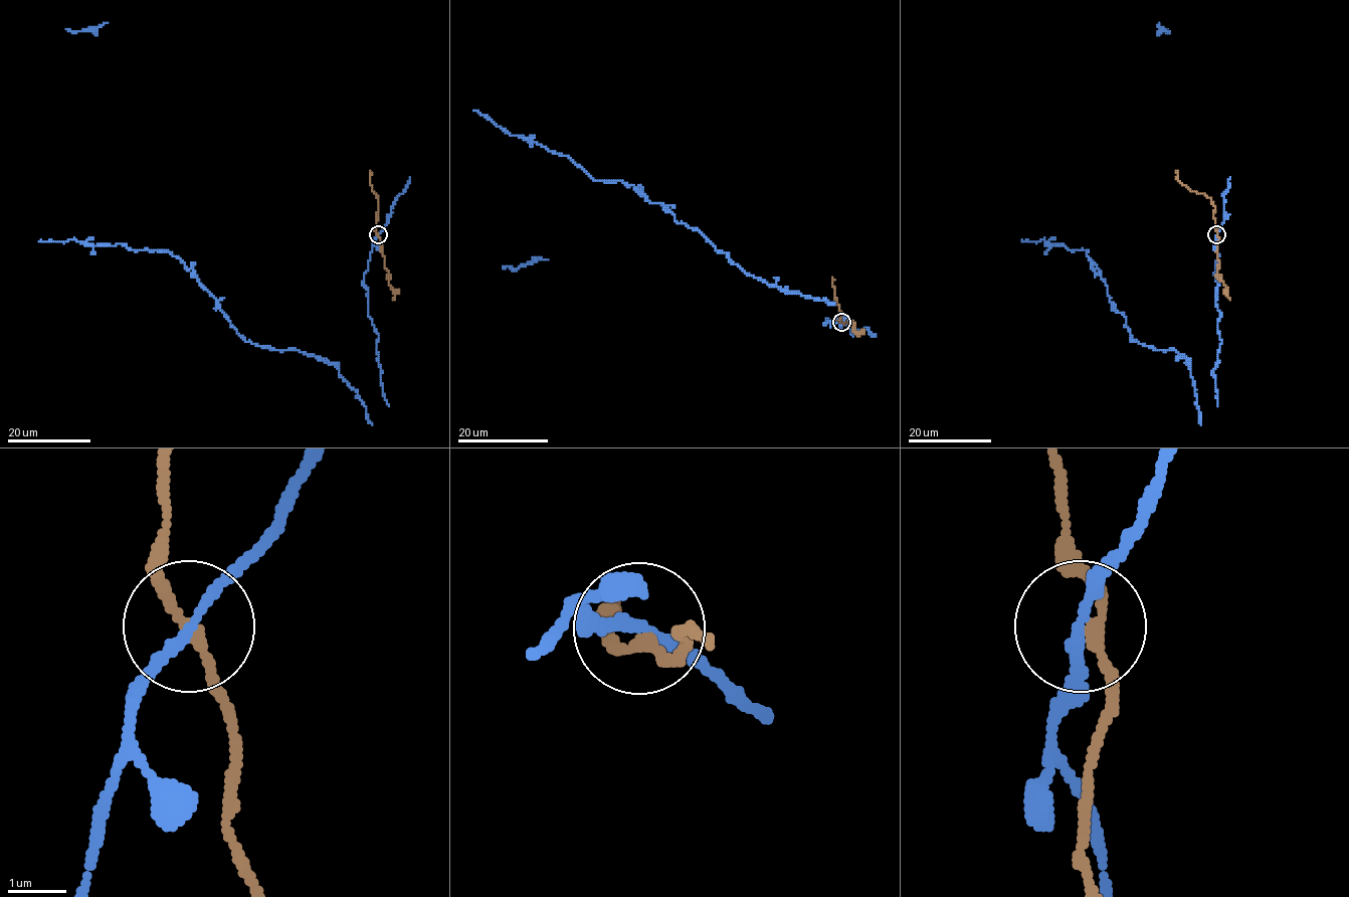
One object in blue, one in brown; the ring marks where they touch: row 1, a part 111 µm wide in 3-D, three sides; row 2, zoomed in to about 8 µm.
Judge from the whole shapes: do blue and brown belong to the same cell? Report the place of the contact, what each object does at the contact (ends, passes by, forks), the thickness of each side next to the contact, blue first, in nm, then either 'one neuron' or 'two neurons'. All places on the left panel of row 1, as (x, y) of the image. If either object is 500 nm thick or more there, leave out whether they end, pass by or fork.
(378, 234) | blue passes by | brown passes by | 180/180 nm | one neuron

